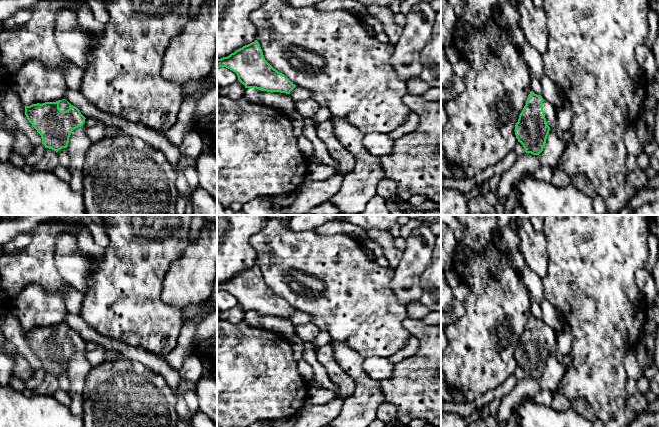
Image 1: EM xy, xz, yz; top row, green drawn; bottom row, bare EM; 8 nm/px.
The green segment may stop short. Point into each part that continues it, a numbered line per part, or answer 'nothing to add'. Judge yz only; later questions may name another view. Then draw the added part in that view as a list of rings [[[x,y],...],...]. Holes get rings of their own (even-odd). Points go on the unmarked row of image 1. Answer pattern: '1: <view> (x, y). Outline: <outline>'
1: yz (550, 335). Outline: [[[543,324],[542,326],[543,335],[546,342],[546,347],[549,351],[555,350],[557,345],[557,336],[558,334],[554,329],[552,329],[550,326]]]

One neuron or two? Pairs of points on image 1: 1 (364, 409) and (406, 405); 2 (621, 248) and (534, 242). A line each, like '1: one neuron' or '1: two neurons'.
1: two neurons
2: two neurons

